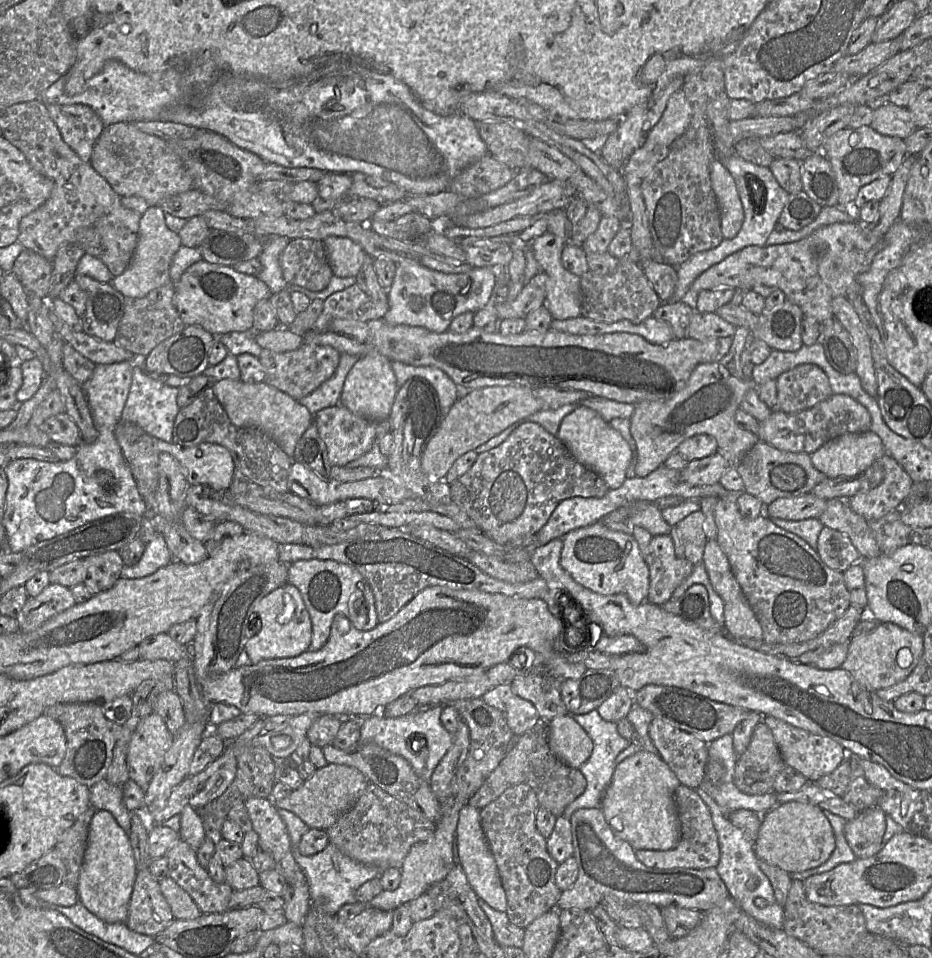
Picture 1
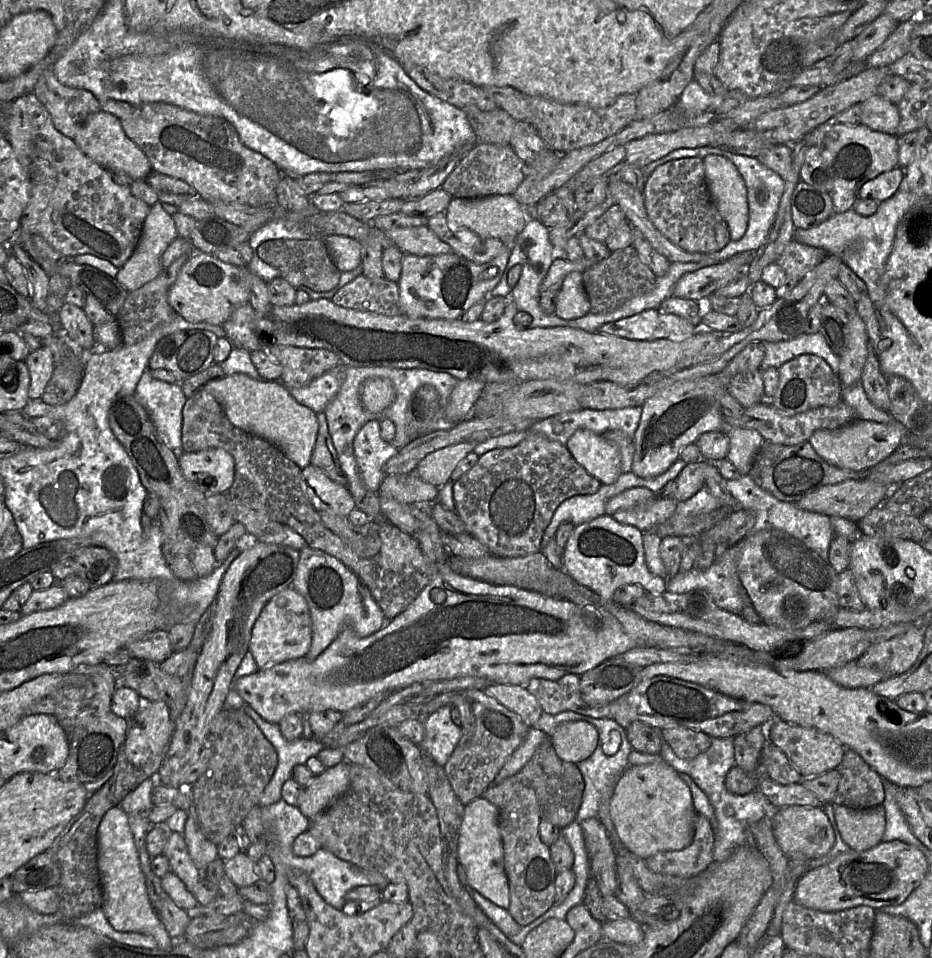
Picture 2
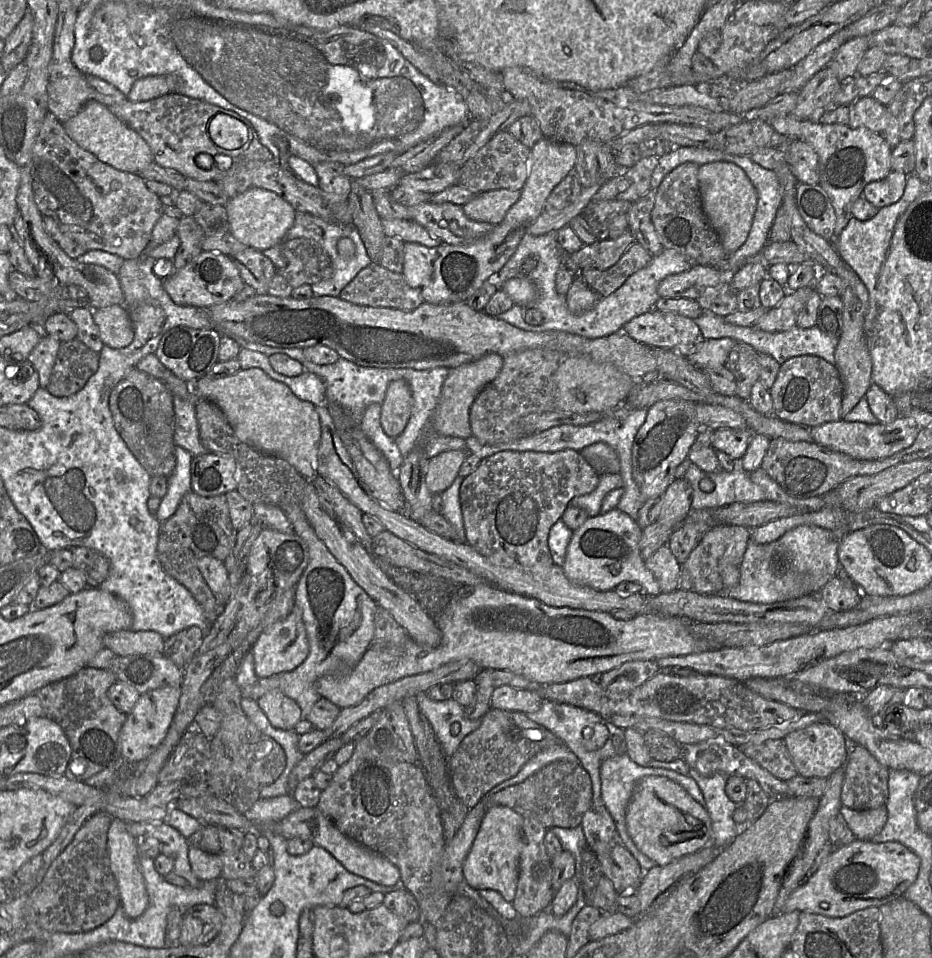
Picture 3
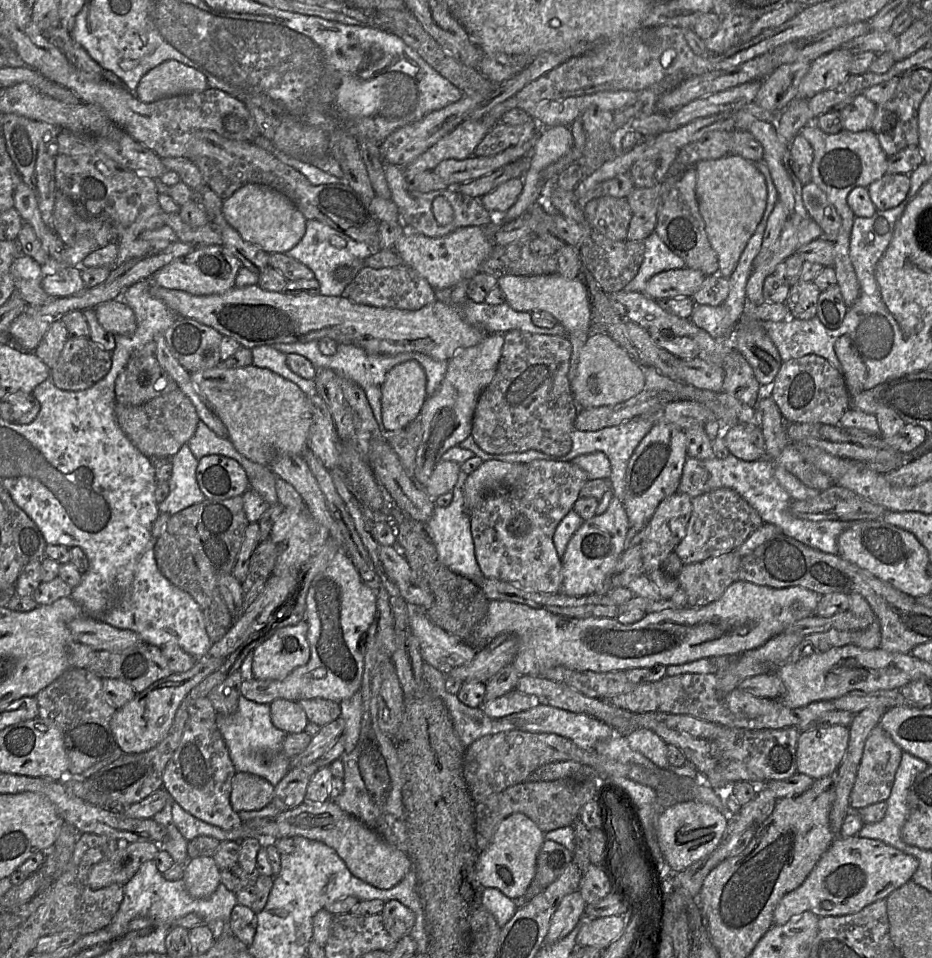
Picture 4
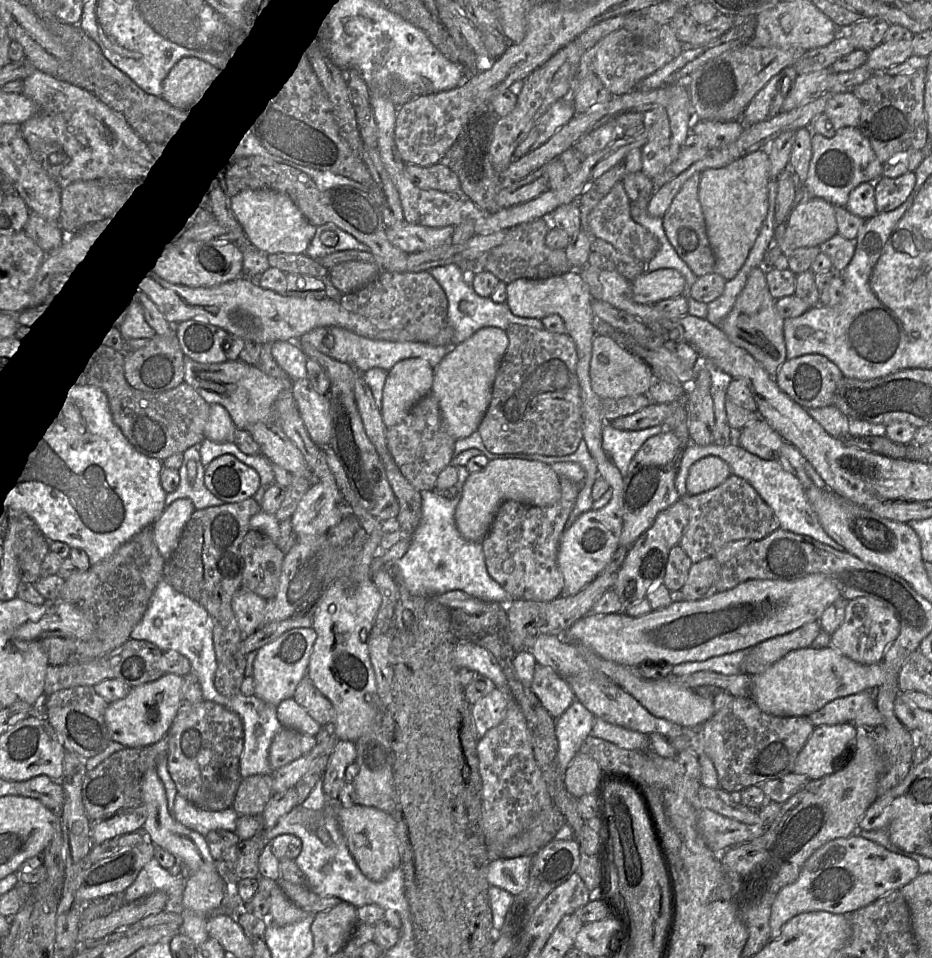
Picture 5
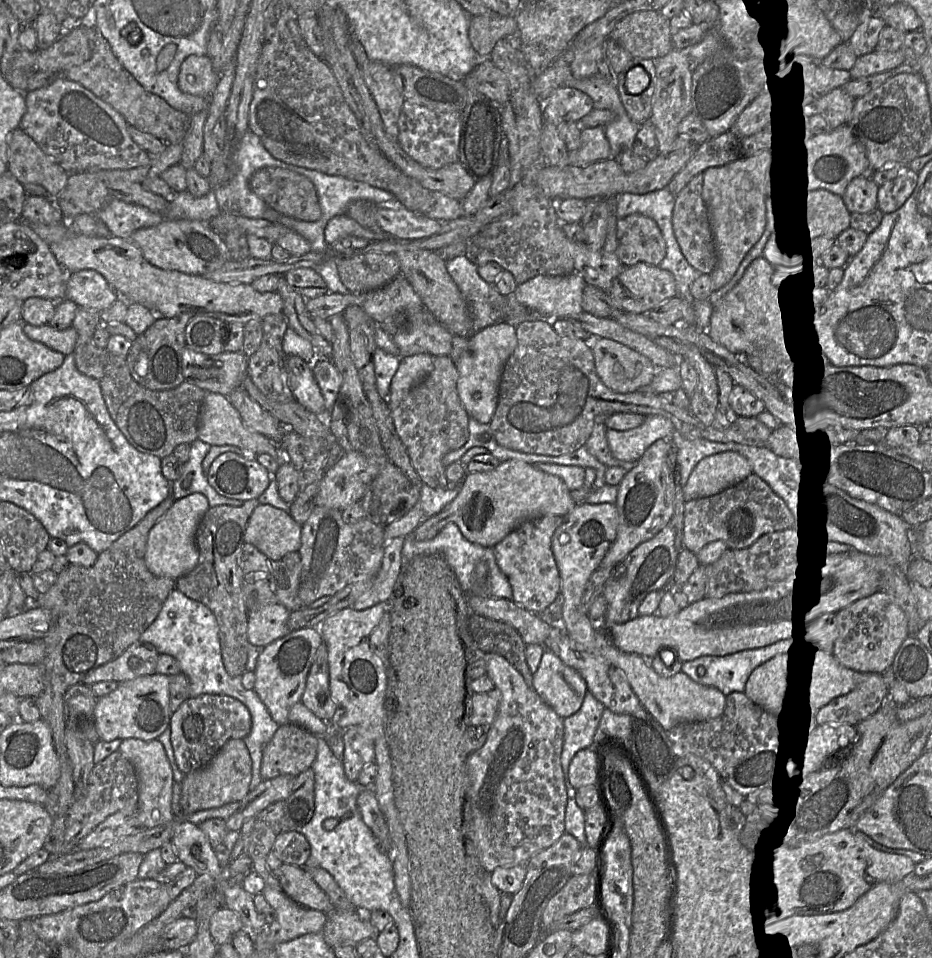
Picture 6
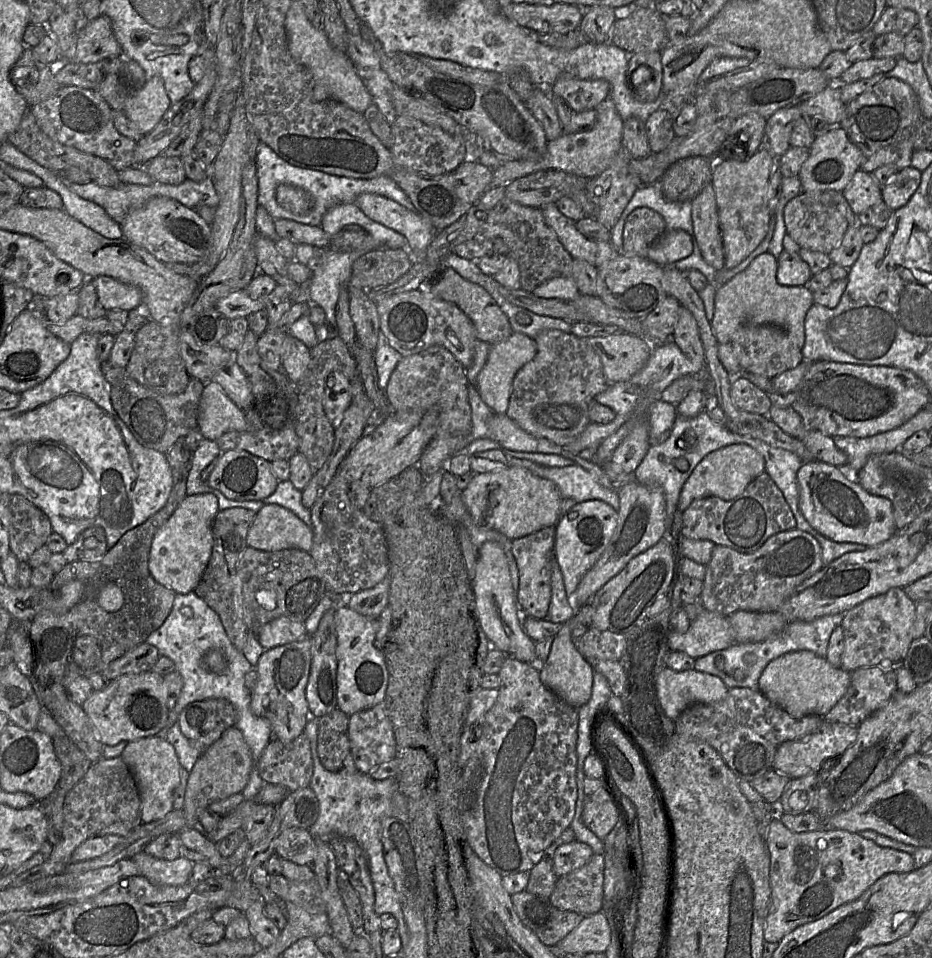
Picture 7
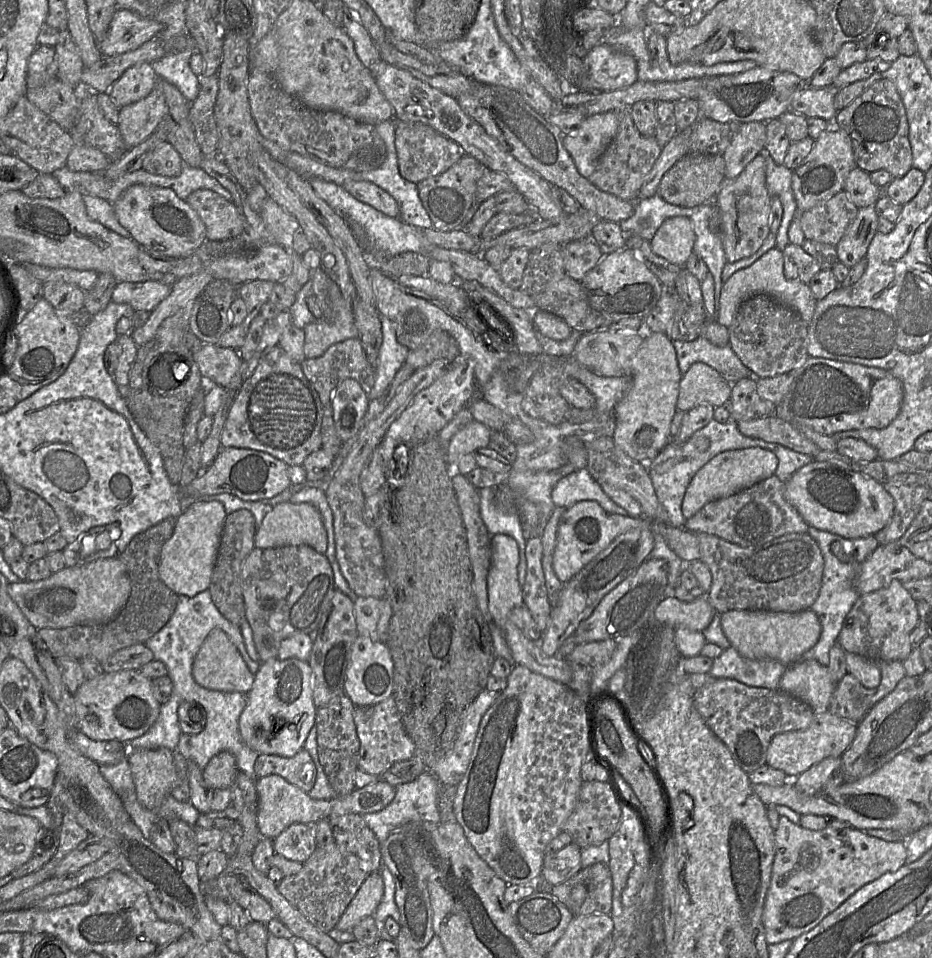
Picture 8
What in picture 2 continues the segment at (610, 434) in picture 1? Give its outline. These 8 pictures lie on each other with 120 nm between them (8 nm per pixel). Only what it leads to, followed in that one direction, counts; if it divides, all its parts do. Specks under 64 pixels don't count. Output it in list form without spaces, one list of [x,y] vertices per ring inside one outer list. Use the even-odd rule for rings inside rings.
[[[577,429],[568,439],[566,446],[575,461],[601,484],[613,484],[622,473],[621,456],[617,446],[600,434],[587,429]]]

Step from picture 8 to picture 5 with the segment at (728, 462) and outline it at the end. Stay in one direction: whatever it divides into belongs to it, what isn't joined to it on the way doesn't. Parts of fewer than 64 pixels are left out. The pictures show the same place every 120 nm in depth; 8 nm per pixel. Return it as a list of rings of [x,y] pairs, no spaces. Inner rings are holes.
[[[716,456],[704,457],[689,469],[686,481],[687,495],[712,490],[731,476],[729,465]]]

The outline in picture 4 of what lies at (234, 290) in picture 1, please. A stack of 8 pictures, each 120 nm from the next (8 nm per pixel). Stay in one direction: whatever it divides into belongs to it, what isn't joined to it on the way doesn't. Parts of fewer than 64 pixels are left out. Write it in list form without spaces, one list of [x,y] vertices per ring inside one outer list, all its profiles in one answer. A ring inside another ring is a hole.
[[[206,245],[163,266],[153,276],[153,282],[165,288],[182,290],[193,295],[222,294],[235,287],[236,277],[241,268],[240,260],[224,245]]]

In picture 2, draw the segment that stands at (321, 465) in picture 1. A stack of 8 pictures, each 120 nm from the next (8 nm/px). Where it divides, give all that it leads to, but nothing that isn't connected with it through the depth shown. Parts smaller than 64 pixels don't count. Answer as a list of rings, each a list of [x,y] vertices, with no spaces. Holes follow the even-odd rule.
[[[317,413],[316,418],[318,433],[310,464],[322,470],[335,483],[347,487],[347,478],[340,467],[337,452],[328,430],[325,413]]]

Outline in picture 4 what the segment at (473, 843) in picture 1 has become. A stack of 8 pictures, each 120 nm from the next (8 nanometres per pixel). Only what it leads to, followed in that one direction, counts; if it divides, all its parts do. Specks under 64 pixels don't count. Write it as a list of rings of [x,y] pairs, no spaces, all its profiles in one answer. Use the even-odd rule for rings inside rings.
[[[514,813],[514,814],[509,815],[504,820],[502,820],[501,823],[498,825],[487,847],[484,850],[480,850],[479,852],[479,855],[476,861],[476,867],[475,867],[476,877],[477,877],[478,882],[483,888],[496,888],[512,900],[521,900],[521,898],[526,893],[527,888],[532,883],[533,878],[536,874],[537,858],[544,841],[545,841],[545,833],[541,831],[539,827],[529,817],[527,817],[526,815],[522,813]]]

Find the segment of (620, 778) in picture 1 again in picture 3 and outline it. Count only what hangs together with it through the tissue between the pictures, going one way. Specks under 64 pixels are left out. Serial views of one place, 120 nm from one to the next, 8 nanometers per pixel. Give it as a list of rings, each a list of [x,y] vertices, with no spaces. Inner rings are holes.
[[[646,776],[636,782],[625,814],[627,831],[636,847],[658,866],[696,853],[711,844],[711,819],[706,807],[694,800],[679,784],[664,776]]]

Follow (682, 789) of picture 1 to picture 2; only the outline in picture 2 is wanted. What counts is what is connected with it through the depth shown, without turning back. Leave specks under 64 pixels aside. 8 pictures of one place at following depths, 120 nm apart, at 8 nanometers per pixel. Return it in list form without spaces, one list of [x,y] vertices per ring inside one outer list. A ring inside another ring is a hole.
[[[702,814],[695,817],[694,836],[689,846],[679,851],[663,851],[645,860],[653,872],[690,878],[700,874],[714,861],[714,834]]]

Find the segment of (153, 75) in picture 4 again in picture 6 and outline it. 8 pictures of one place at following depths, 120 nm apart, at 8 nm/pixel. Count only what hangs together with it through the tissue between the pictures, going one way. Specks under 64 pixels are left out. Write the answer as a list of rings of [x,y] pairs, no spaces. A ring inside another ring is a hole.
[[[189,55],[181,64],[178,86],[188,94],[210,97],[221,77],[209,55]]]

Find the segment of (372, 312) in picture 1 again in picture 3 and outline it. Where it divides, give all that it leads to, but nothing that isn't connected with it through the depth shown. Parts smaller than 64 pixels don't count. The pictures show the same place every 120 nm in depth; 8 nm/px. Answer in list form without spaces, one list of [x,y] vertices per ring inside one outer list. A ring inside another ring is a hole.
[[[370,263],[349,282],[339,298],[360,306],[412,311],[423,304],[419,288],[410,287],[402,273],[392,272],[379,263]]]

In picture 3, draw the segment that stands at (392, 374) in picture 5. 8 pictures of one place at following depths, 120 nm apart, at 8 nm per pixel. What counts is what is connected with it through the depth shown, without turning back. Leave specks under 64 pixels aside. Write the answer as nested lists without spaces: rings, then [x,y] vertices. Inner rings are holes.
[[[403,379],[390,382],[381,405],[380,423],[383,431],[395,439],[405,429],[413,409],[413,397]]]

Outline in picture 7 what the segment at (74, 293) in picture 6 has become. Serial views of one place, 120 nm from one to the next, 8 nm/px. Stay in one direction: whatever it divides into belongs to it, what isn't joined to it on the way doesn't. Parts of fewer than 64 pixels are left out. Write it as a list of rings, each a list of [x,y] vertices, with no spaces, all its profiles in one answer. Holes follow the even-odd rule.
[[[109,276],[88,278],[88,281],[95,286],[98,299],[106,311],[112,309],[130,311],[142,308],[142,292],[139,288]]]

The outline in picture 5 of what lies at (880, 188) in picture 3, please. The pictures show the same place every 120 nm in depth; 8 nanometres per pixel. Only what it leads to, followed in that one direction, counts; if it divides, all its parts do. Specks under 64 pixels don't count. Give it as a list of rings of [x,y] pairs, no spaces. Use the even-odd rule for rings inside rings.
[[[907,172],[896,178],[881,176],[874,184],[877,212],[889,212],[908,199],[916,184],[916,174]]]

